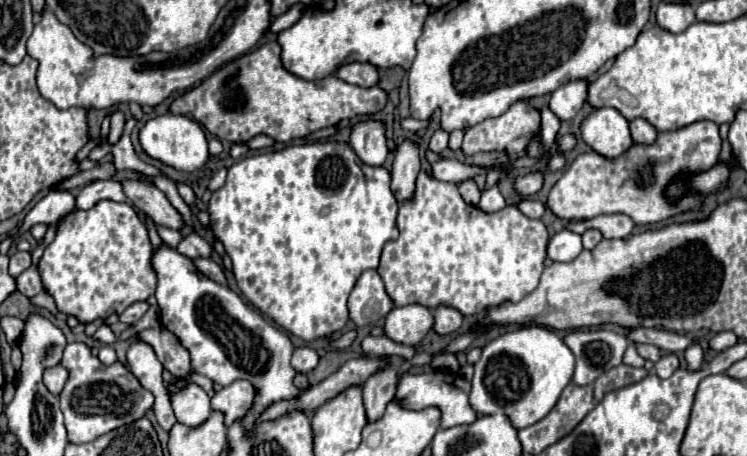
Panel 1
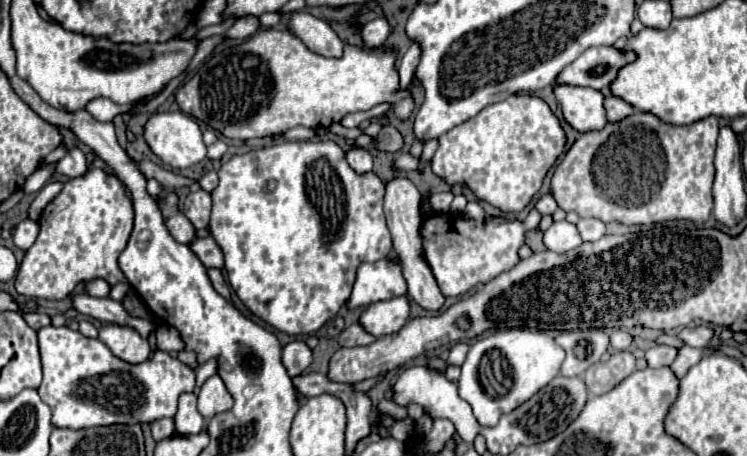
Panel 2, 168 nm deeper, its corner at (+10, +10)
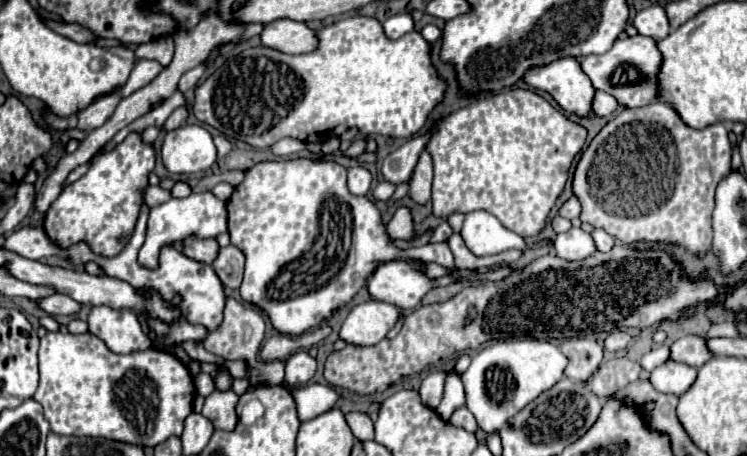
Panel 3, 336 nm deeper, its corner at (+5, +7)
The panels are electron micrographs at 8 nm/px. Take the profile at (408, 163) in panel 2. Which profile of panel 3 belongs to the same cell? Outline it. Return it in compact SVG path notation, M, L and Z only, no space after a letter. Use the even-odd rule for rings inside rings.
M381 181L377 187L375 187L375 191L373 191L373 199L375 201L379 201L379 199L389 199L393 193L395 193L395 185L393 183L389 183L389 181Z

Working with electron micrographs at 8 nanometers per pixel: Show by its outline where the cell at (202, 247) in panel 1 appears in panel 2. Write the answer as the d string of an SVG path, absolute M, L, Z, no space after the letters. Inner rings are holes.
M212 236L208 238L198 238L190 244L192 252L200 258L200 262L206 266L206 268L218 268L218 270L224 270L224 254L220 250L220 246L216 244L216 240Z

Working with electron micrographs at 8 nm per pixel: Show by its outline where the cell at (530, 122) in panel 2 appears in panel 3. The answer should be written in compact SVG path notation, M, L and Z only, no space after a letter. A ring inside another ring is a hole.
M503 89L471 103L445 117L427 145L435 167L433 213L447 217L455 211L469 213L483 209L521 237L537 235L543 229L549 209L565 187L569 167L583 149L585 137L587 131L583 127L569 121L549 101L527 89Z

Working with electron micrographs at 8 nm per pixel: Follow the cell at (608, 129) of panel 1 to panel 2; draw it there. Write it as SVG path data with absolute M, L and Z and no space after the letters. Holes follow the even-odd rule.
M554 84L554 96L560 102L566 122L578 132L602 130L606 126L604 112L604 94L600 90L582 88L582 86L564 86Z

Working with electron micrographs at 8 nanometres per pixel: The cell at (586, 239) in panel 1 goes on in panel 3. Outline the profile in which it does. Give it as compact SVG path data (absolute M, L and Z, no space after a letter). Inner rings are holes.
M593 229L591 237L593 237L593 241L595 241L599 251L609 251L613 247L613 243L615 243L615 239L607 231L603 231L603 229Z

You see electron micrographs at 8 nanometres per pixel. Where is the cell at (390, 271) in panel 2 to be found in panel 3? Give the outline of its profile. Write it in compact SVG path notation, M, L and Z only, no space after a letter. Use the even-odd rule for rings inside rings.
M389 261L373 271L367 289L371 299L393 303L401 309L413 309L427 291L447 285L449 281L449 277L443 277L437 281L437 285L429 285L429 277L421 277L421 273L417 273L405 261Z

